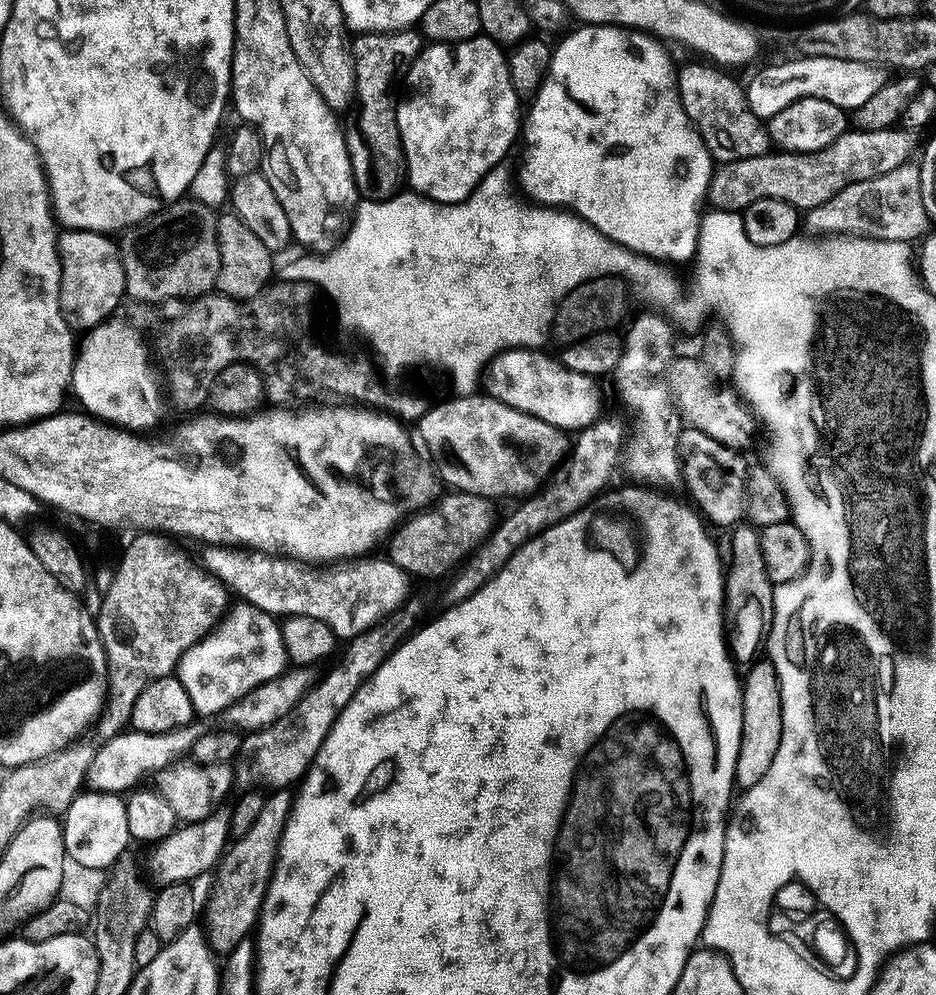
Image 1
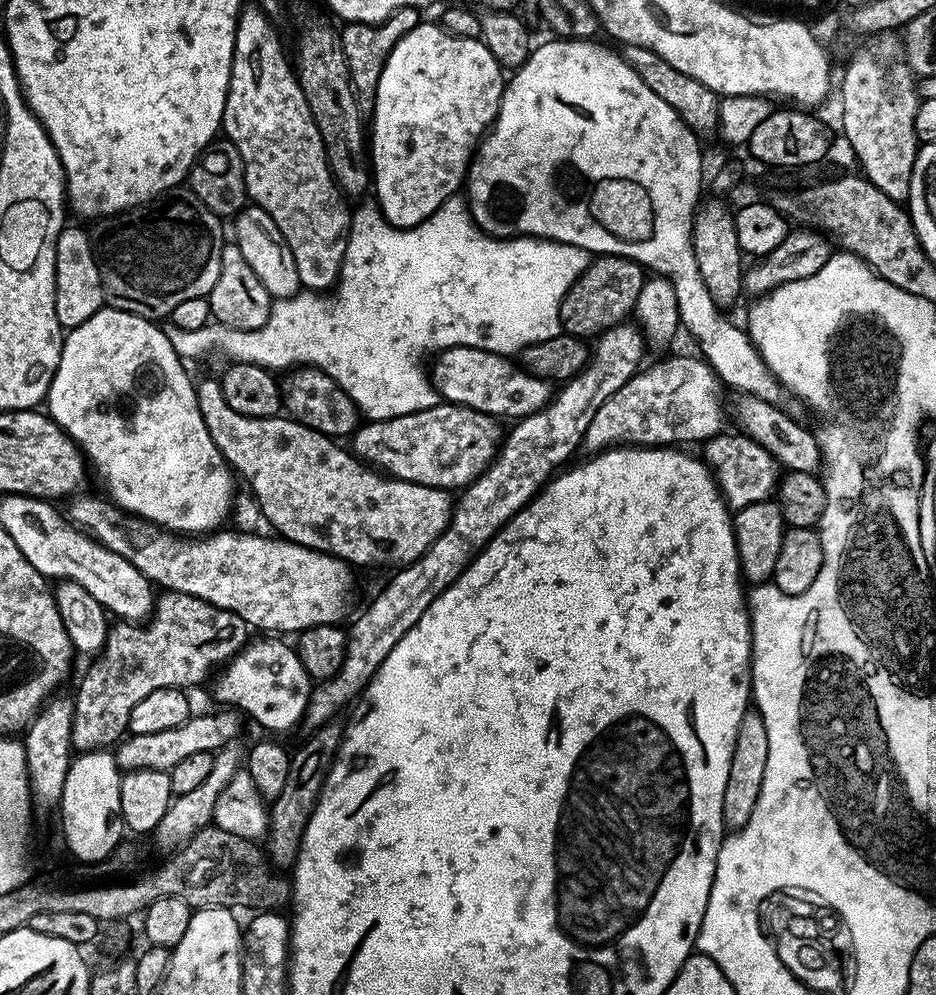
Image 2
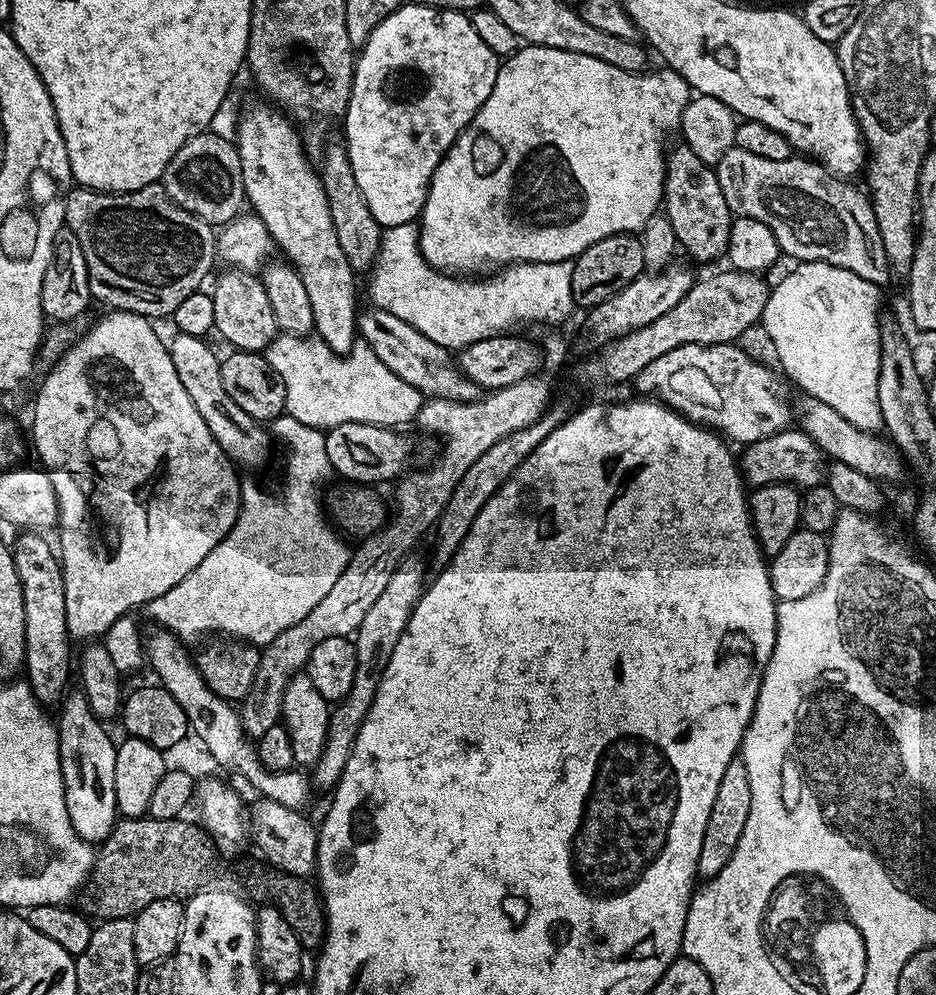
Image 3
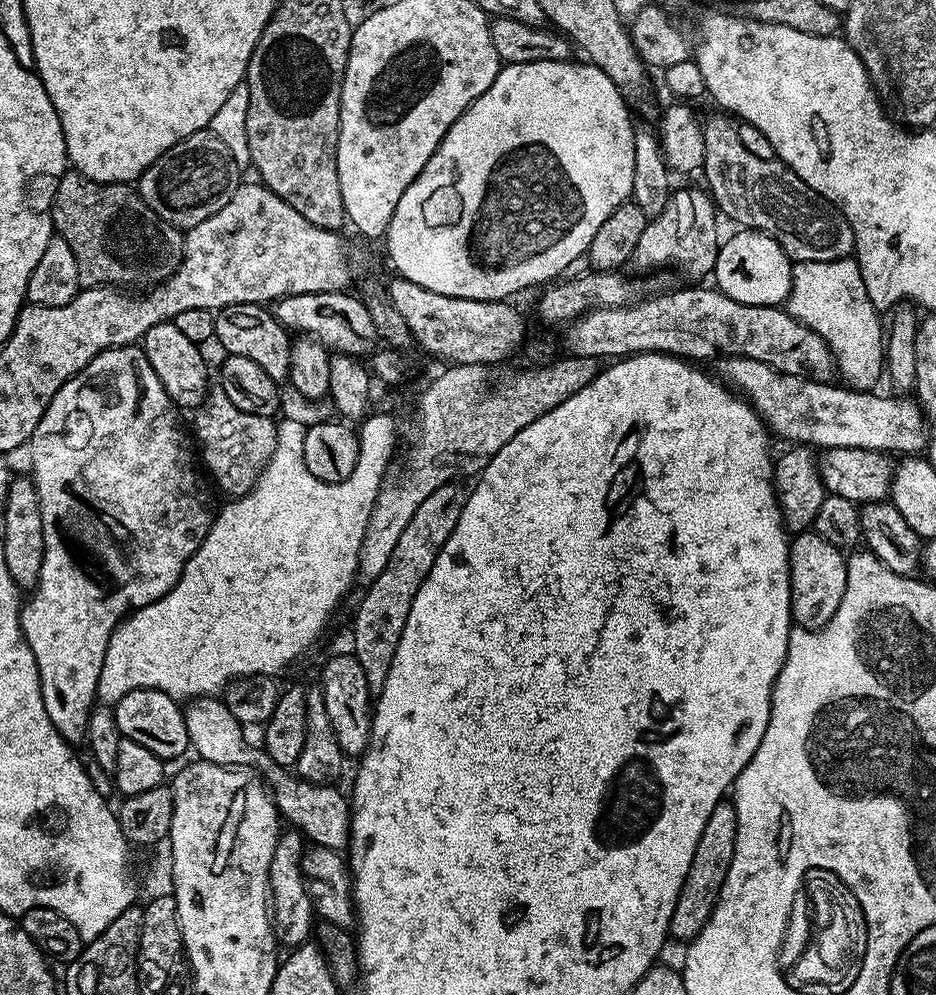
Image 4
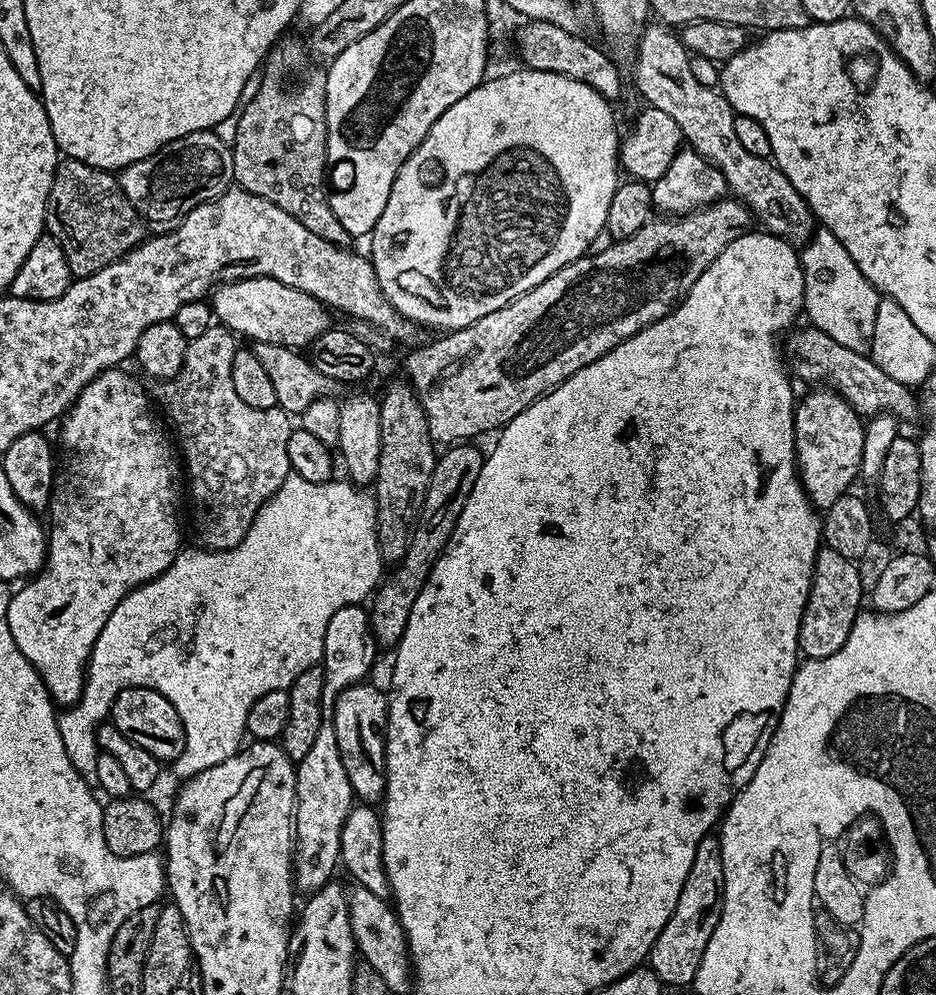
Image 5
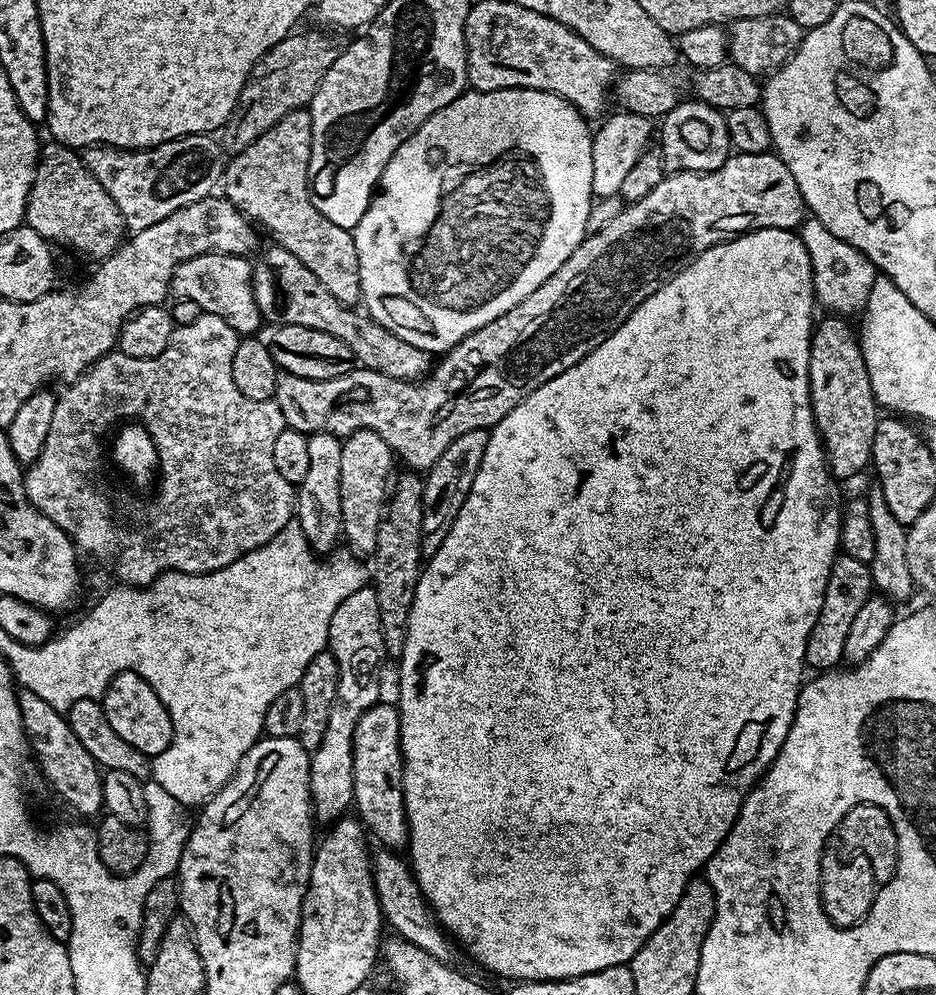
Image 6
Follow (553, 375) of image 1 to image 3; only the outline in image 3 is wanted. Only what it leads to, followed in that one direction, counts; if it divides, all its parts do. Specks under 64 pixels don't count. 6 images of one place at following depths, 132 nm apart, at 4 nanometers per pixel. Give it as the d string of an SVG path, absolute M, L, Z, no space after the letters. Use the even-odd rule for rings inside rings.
M368 306L365 312L363 309L357 315L356 326L359 339L371 348L378 362L382 362L384 368L402 378L402 382L419 390L421 396L437 400L457 400L463 404L480 399L481 388L462 375L453 357L452 360L448 357L451 356L449 349L438 346L438 342L430 342L430 338L422 335L413 324L402 322L402 318L381 308Z

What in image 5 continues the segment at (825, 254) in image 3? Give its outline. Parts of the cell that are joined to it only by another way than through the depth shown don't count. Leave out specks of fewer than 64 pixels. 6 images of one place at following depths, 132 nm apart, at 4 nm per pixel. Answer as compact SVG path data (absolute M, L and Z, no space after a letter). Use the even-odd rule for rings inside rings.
M652 22L641 31L638 41L638 51L636 56L636 88L644 95L643 103L650 108L662 110L665 114L670 114L674 122L678 122L678 130L681 137L686 141L687 147L693 148L702 158L706 158L717 168L728 183L729 193L741 204L745 204L750 209L755 223L763 231L772 233L773 236L783 236L789 244L793 246L803 246L812 238L814 231L814 217L808 209L808 204L794 190L790 178L782 174L782 170L777 168L771 159L763 156L755 156L746 150L742 150L742 145L734 135L734 113L728 100L715 87L707 88L698 82L690 70L690 53L679 37L670 31L663 23Z

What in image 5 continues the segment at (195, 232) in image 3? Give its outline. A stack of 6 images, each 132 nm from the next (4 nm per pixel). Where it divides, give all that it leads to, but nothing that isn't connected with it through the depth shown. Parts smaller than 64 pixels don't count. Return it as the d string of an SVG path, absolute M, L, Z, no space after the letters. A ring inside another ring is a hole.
M67 158L56 165L54 182L50 186L48 209L44 219L47 235L52 236L62 246L66 254L66 262L70 266L73 277L89 276L114 262L118 262L130 250L134 250L146 238L146 222L136 211L131 202L122 194L119 179L111 171L94 166L86 166L86 162L78 162Z

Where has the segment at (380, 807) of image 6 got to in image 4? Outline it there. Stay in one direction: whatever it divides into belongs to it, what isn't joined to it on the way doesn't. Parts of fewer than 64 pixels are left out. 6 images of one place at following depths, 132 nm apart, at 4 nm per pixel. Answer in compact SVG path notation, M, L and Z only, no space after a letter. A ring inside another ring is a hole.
M355 654L332 656L320 672L318 690L326 702L326 714L334 730L334 738L340 751L348 758L359 758L368 749L368 736L372 733L372 714L374 711L374 693L366 682L366 673L358 666Z

